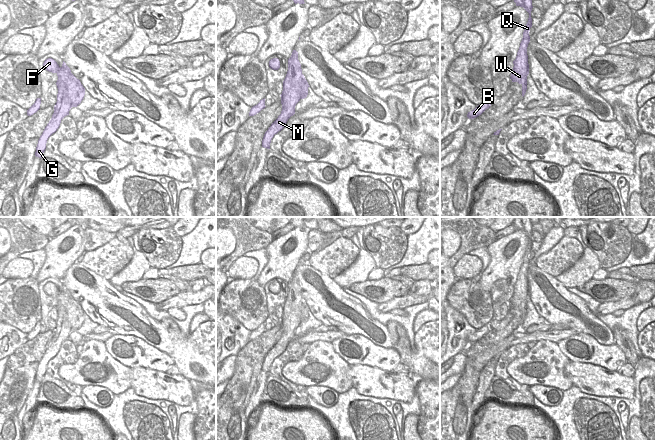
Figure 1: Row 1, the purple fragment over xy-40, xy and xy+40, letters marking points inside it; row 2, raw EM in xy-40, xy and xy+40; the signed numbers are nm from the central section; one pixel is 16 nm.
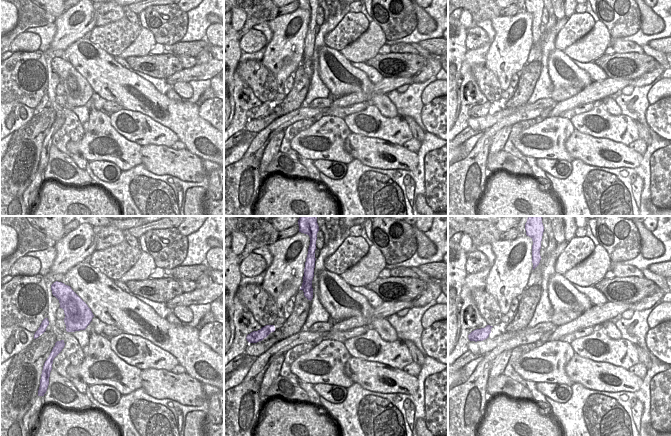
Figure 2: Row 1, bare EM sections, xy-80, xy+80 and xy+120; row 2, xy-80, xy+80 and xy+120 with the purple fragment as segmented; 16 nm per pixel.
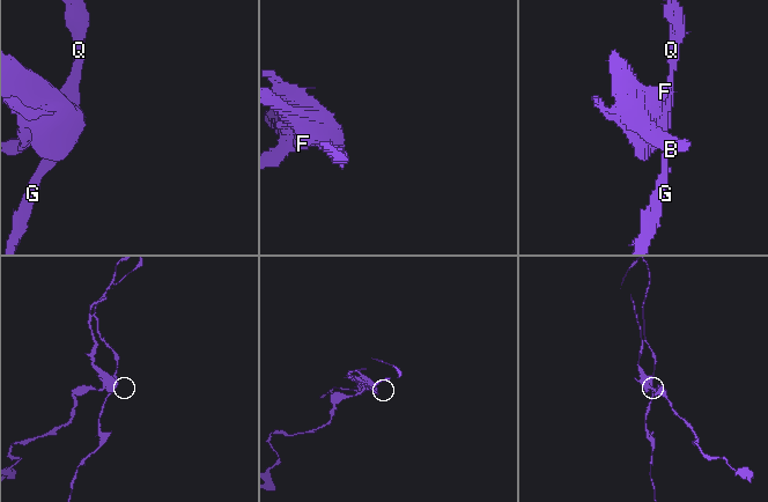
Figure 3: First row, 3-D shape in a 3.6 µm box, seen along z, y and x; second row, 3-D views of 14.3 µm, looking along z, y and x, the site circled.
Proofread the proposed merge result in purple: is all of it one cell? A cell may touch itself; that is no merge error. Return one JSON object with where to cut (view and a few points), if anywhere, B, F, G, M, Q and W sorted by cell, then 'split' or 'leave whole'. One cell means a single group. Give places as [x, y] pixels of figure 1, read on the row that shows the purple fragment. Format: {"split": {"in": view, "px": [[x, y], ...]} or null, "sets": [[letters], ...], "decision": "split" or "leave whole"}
{"split": {"in": "xy-40", "px": [[59, 84], [65, 87], [72, 106]]}, "sets": [["B", "F"], ["G", "M", "Q", "W"]], "decision": "split"}

